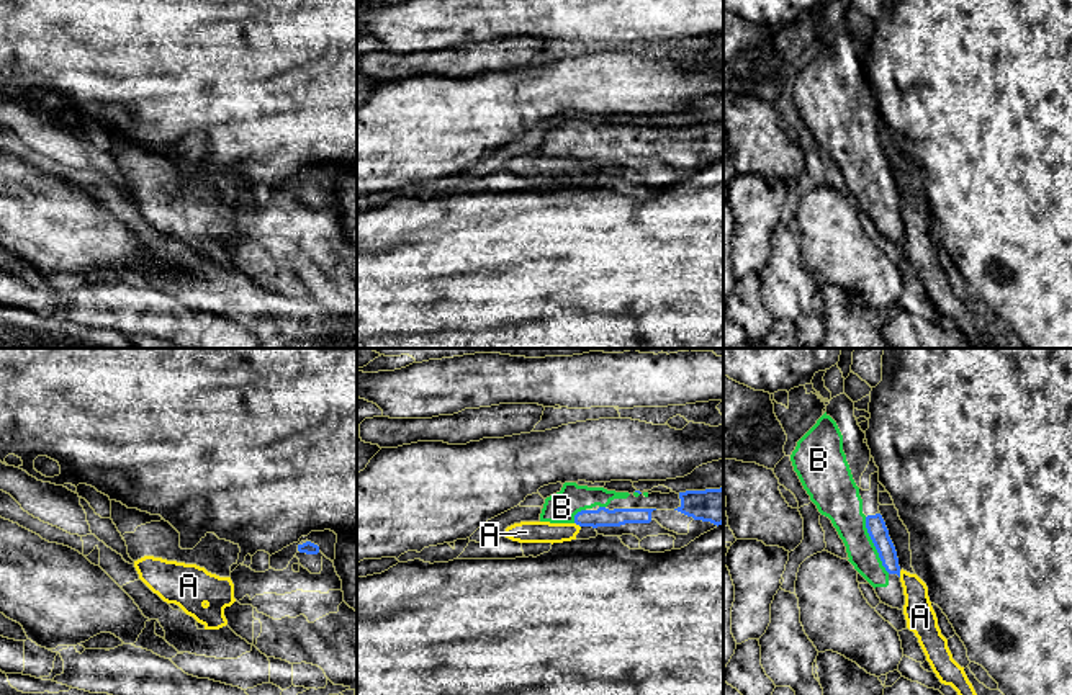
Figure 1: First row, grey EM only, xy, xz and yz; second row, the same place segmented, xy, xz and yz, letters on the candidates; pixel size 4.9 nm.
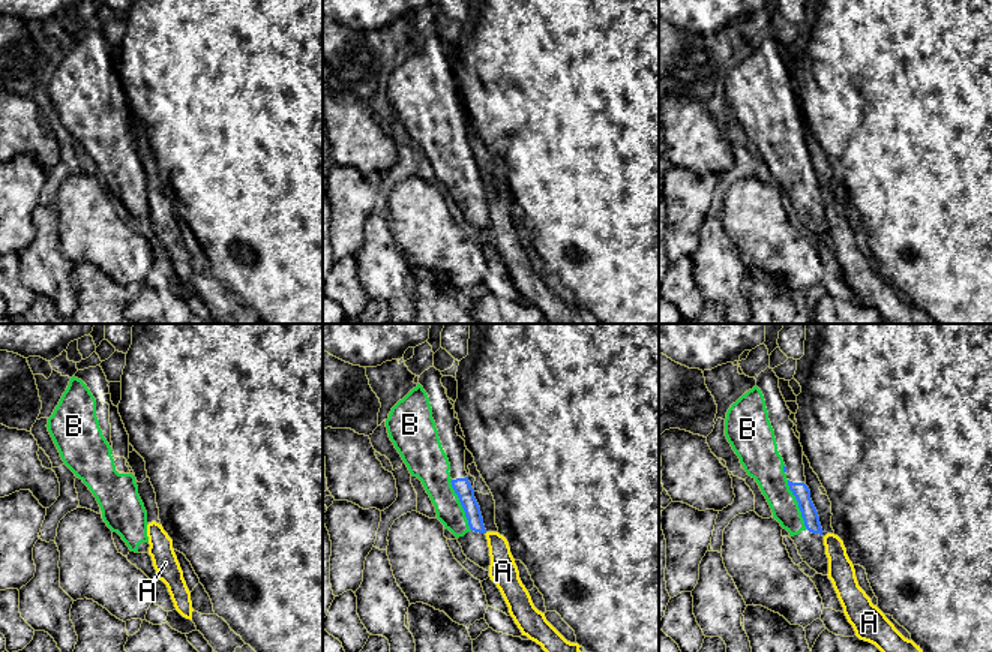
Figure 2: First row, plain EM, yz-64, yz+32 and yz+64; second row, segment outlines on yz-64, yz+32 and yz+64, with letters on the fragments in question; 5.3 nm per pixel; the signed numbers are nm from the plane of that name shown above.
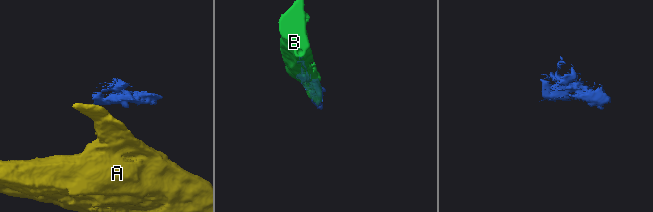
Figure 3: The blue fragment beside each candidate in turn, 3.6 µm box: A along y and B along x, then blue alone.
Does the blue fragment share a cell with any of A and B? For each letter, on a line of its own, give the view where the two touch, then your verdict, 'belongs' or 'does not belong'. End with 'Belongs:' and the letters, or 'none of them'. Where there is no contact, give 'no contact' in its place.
A: meets blue in xz; does not belong
B: meets blue in yz; belongs
Belongs: B

